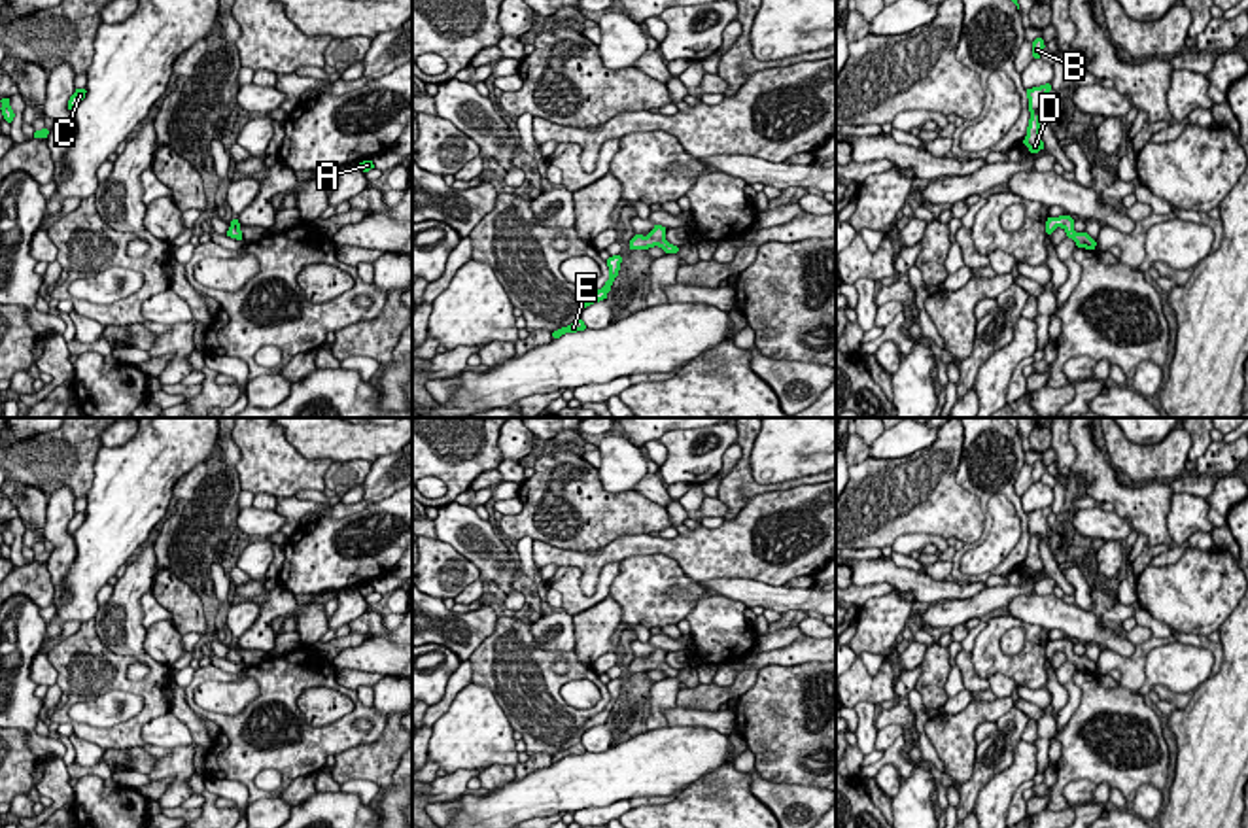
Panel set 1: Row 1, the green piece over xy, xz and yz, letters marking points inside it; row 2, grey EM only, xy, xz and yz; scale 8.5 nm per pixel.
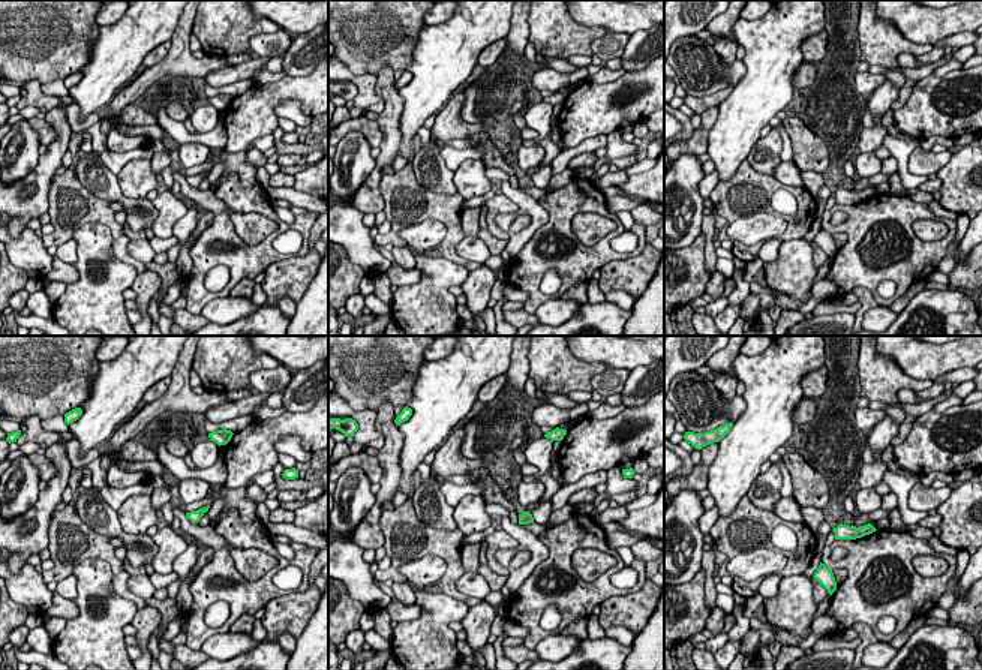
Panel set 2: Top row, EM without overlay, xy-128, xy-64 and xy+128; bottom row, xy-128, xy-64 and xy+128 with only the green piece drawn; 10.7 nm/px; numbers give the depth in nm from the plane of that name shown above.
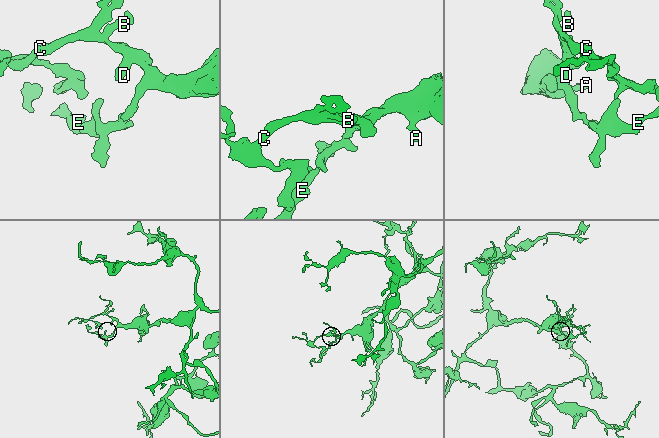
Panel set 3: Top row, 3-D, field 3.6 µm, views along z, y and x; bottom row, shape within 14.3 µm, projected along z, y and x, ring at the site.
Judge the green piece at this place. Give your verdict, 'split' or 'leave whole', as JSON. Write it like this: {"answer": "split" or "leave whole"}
{"answer": "leave whole"}

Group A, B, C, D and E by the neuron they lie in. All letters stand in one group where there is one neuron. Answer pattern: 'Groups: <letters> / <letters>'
Groups: A B C D E

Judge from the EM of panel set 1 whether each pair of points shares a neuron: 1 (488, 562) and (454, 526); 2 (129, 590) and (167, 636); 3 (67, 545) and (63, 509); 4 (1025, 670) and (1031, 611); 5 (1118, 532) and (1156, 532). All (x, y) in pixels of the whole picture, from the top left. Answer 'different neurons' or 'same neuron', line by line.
1: same neuron
2: different neurons
3: same neuron
4: different neurons
5: different neurons

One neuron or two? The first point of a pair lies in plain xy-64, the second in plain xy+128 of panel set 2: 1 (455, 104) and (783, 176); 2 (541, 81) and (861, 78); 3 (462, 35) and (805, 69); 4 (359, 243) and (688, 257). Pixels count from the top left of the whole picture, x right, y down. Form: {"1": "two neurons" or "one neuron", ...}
{"1": "two neurons", "2": "one neuron", "3": "two neurons", "4": "two neurons"}

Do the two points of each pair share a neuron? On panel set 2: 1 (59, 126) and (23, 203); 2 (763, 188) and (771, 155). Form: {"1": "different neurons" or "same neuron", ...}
{"1": "same neuron", "2": "different neurons"}

